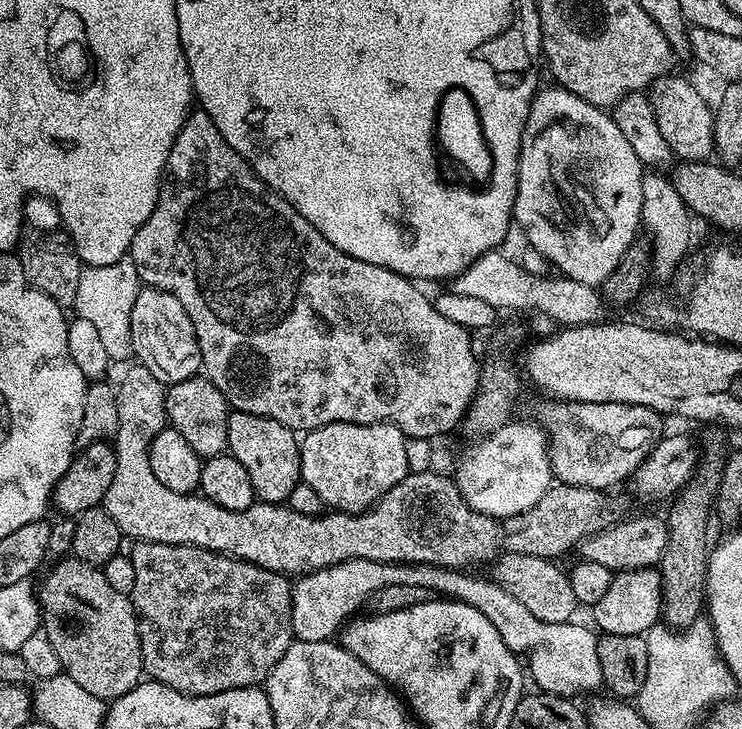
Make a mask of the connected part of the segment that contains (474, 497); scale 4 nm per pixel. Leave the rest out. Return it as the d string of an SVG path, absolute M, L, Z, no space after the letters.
M506 423L473 443L456 468L454 479L458 490L475 512L493 518L522 514L522 510L530 510L554 483L545 429L539 423L516 423Z

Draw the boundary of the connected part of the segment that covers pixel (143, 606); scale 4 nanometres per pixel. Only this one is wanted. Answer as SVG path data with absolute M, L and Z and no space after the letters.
M141 540L134 546L132 554L134 562L134 590L130 597L132 607L136 610L136 619L140 625L140 645L144 659L145 673L160 684L170 686L187 696L209 696L235 688L254 688L263 685L264 680L274 670L278 658L286 654L293 642L292 634L292 598L293 581L280 572L271 572L257 564L245 560L235 560L232 556L224 556L221 552L211 552L189 544L159 544Z

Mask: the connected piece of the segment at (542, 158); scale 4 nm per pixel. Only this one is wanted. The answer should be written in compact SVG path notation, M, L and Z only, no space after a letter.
M541 87L532 99L528 121L520 139L520 161L518 162L518 178L516 179L514 220L518 227L525 232L531 246L540 251L552 266L557 269L560 267L559 271L567 276L568 279L577 280L583 284L600 286L603 285L606 278L610 278L610 274L614 274L618 262L622 262L622 258L629 246L637 243L638 236L636 236L636 231L639 233L642 228L640 219L642 214L642 182L646 175L646 168L645 165L640 163L638 154L634 154L634 150L630 147L630 142L626 142L626 137L622 134L622 130L618 130L618 126L612 121L611 115L605 109L595 108L590 102L570 94L562 87L551 87Z

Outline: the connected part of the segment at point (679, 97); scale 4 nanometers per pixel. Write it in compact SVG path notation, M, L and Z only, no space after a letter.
M676 75L660 77L650 89L654 118L658 118L658 130L662 130L662 138L666 138L666 146L670 146L673 157L684 162L707 161L716 146L713 105L704 101L703 94L690 81Z

